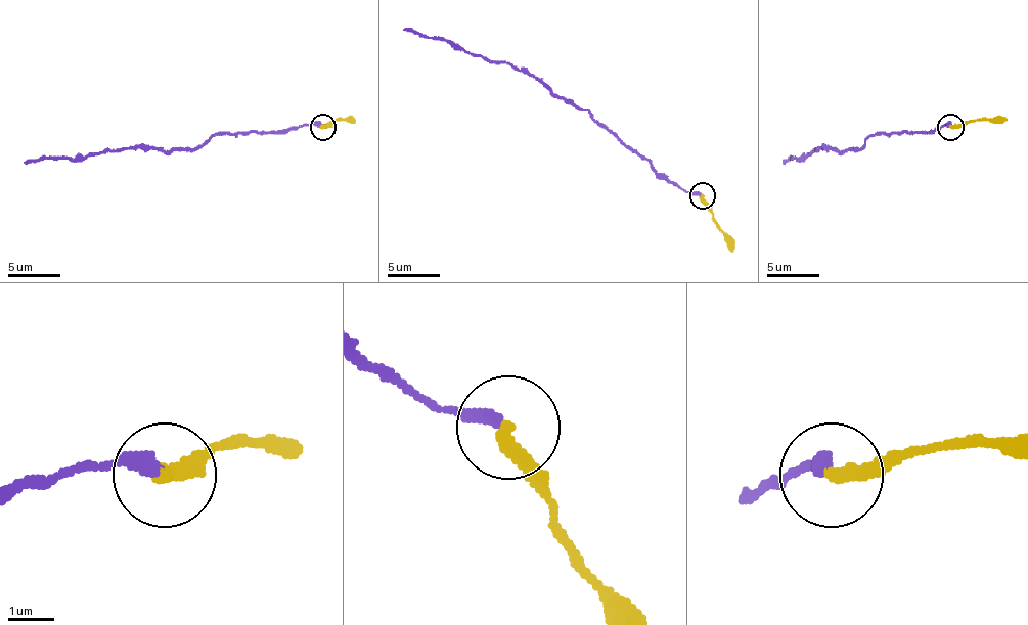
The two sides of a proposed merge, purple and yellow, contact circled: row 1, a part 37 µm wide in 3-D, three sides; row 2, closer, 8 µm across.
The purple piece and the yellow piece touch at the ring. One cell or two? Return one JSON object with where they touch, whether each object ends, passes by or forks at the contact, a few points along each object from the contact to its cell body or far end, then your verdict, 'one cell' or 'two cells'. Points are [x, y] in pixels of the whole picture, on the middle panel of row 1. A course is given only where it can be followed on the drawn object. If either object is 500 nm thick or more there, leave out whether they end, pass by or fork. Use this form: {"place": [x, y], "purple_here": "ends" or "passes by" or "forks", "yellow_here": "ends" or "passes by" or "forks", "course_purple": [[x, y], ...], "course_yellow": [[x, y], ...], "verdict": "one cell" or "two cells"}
{"place": [702, 195], "purple_here": "ends", "yellow_here": "ends", "course_purple": [[703, 196], [669, 183], [592, 115], [531, 75], [404, 28]], "course_yellow": [[703, 196], [731, 252]], "verdict": "two cells"}

